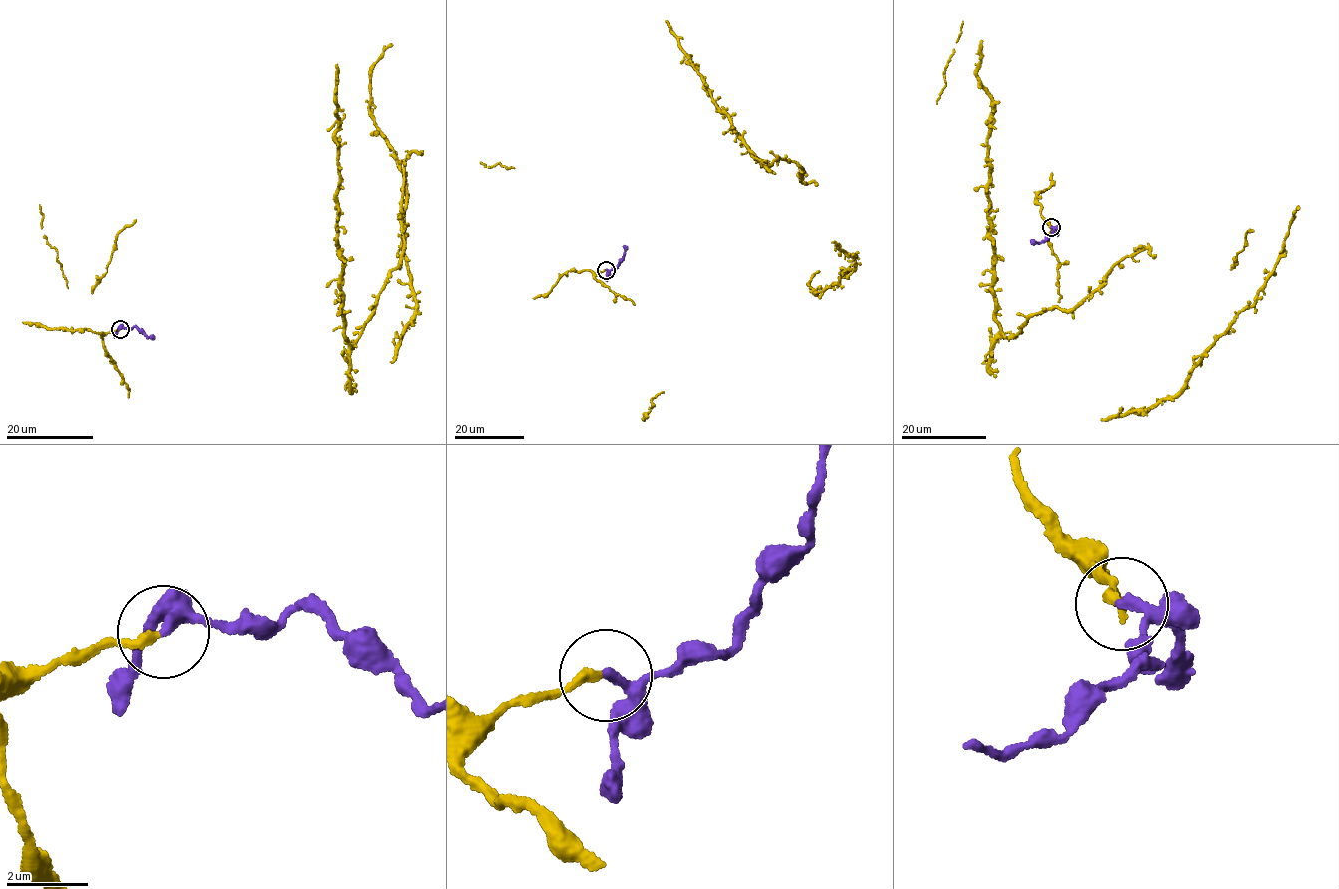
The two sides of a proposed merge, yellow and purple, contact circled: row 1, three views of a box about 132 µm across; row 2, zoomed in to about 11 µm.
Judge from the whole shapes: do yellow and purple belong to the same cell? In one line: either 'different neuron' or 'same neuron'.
same neuron

